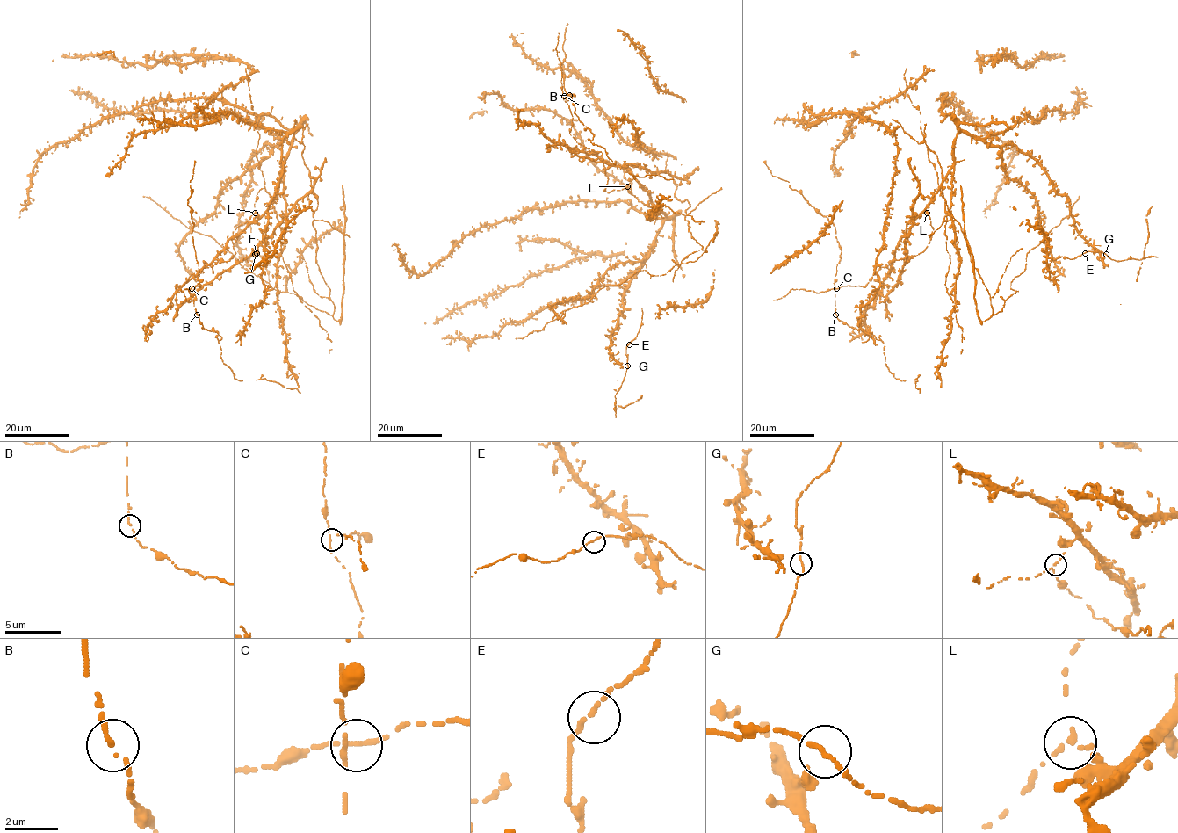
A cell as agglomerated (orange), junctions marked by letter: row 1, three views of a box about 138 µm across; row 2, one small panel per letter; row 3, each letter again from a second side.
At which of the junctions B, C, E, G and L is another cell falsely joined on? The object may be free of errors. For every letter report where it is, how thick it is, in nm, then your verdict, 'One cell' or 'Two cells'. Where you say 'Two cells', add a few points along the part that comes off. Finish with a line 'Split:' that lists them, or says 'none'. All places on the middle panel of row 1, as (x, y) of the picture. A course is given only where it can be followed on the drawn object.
B: Place: (569, 95). Thickness 160 nm. One cell
C: Place: (564, 96). Thickness 150 nm. One cell
E: Place: (629, 344). Thickness 170 nm. One cell
G: Place: (627, 365). Thickness 160 nm. One cell
L: Place: (627, 186). Thickness 170 nm. One cell
Split: none

